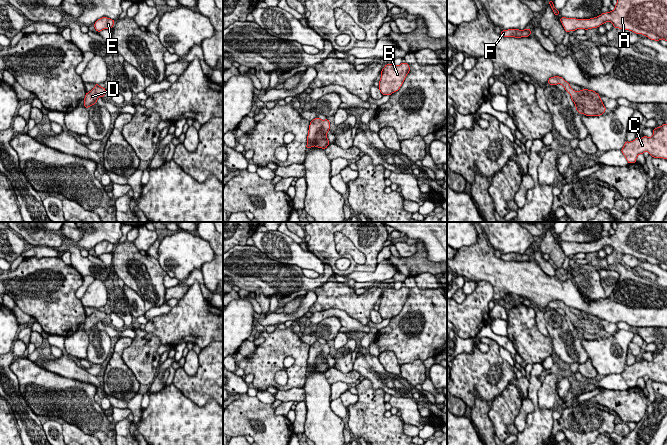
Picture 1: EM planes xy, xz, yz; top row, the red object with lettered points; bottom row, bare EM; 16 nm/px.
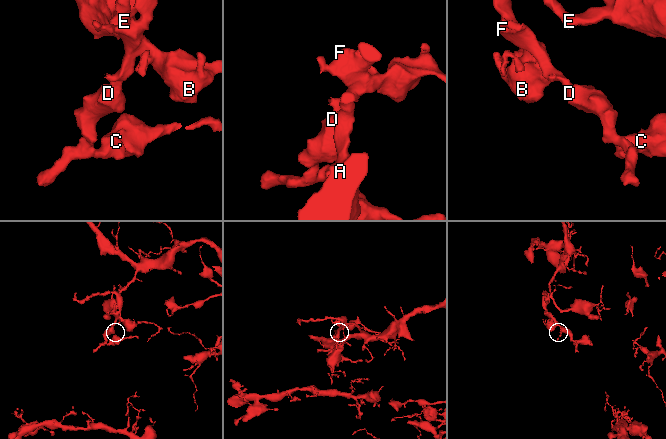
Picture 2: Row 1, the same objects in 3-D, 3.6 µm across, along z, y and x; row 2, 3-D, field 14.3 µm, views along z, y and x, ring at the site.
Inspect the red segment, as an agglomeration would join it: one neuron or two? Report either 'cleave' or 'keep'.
keep

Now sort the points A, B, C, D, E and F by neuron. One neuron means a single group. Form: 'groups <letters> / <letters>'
groups A B C D E F

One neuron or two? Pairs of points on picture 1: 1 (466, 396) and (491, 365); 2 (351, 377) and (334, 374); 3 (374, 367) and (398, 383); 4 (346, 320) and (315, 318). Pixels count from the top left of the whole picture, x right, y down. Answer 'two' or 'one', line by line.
1: one
2: one
3: one
4: one

